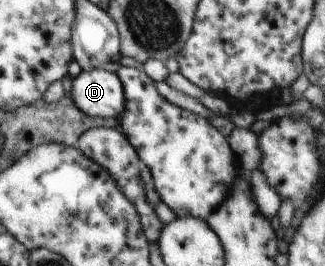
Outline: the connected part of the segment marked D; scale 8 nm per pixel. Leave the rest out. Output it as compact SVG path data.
M104 69L81 70L73 79L71 99L91 117L118 118L125 109L122 81L115 72Z

